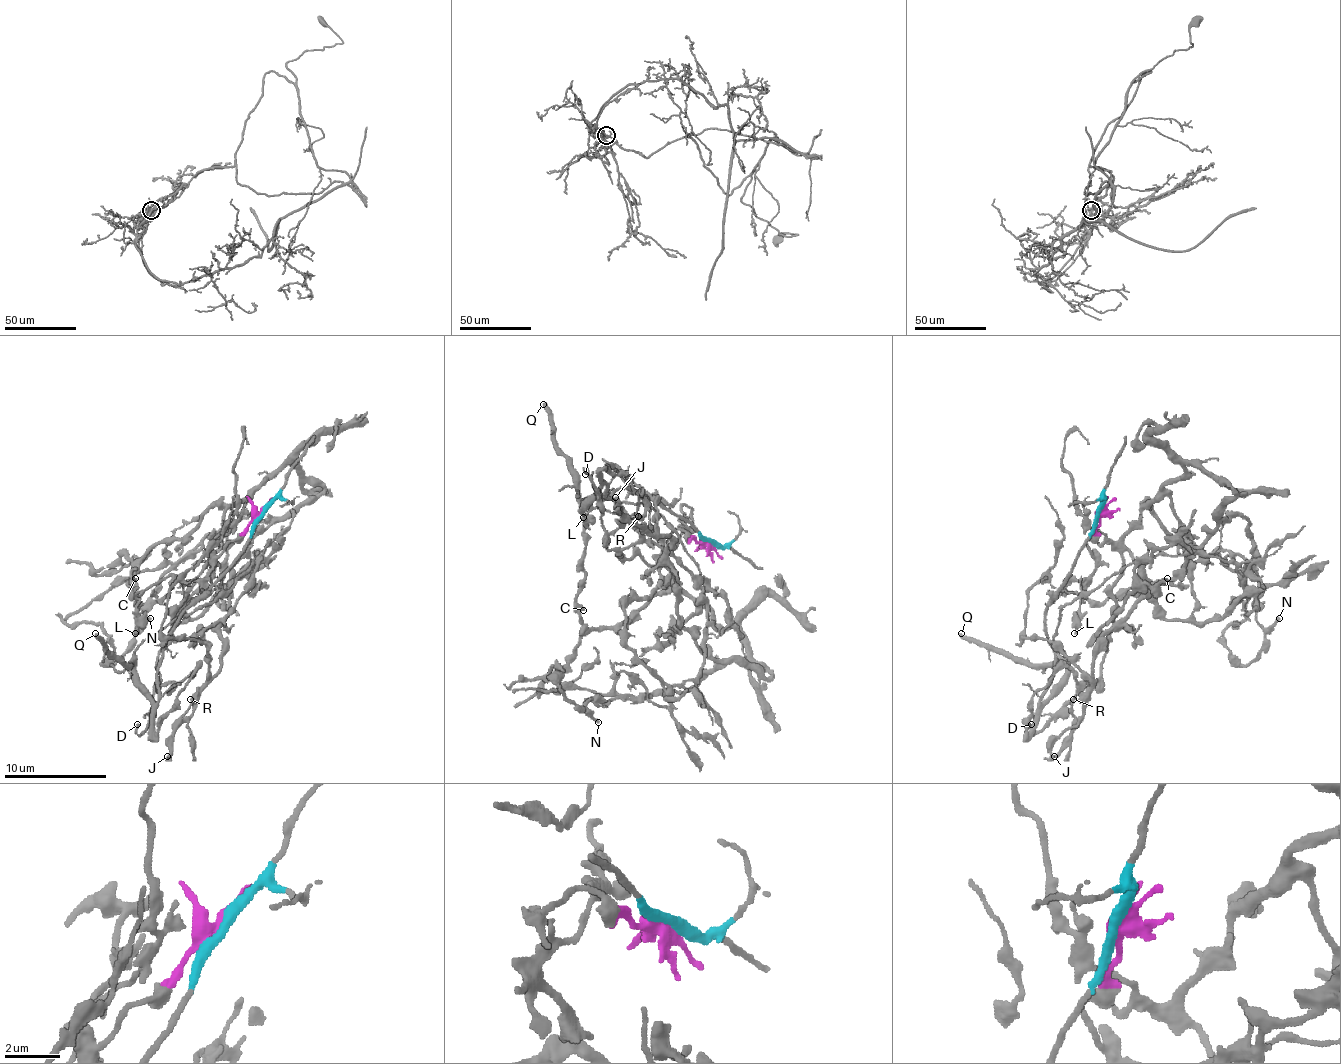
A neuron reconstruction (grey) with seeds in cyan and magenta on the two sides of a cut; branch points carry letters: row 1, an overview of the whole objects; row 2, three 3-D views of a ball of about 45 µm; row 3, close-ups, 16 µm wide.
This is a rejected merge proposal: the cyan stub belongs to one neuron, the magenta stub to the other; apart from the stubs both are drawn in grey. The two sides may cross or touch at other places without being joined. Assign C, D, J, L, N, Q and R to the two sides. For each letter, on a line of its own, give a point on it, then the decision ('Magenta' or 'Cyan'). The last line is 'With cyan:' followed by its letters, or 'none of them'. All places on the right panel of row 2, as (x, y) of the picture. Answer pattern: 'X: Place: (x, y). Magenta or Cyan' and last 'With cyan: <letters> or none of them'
C: Place: (1167, 578). Magenta
D: Place: (1031, 724). Magenta
J: Place: (1054, 756). Magenta
L: Place: (1074, 633). Magenta
N: Place: (1279, 618). Magenta
Q: Place: (961, 633). Cyan
R: Place: (1073, 699). Magenta
With cyan: Q

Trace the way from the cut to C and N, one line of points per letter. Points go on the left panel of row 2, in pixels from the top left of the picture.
C: (261, 511), (217, 555), (215, 542), (223, 511), (212, 506), (187, 534), (159, 542), (136, 578)
N: (261, 511), (217, 555), (215, 506), (187, 534), (97, 570), (161, 567), (138, 626), (151, 619)

